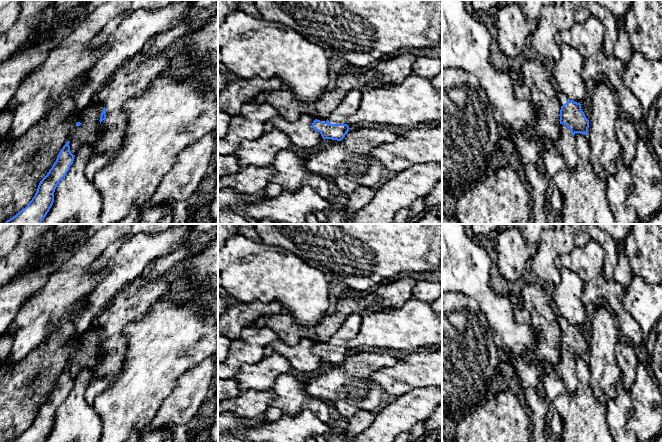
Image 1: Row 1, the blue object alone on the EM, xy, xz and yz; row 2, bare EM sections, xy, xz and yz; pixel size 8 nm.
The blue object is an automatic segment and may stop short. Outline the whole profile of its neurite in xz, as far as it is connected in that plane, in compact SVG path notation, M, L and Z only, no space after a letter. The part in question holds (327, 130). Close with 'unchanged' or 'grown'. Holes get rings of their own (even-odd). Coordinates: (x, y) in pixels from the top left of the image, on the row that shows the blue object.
M348 91L338 107L328 118L315 119L312 128L318 131L323 139L341 141L349 131L347 120L357 112L362 101L362 91Z; grown

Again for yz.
M556 91L561 105L560 138L553 142L549 150L541 152L544 172L552 177L562 169L573 169L577 163L577 142L575 134L587 135L589 120L581 109L581 104L570 100L561 91Z; grown

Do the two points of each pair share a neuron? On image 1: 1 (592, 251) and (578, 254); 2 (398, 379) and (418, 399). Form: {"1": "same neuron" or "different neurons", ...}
{"1": "same neuron", "2": "different neurons"}

